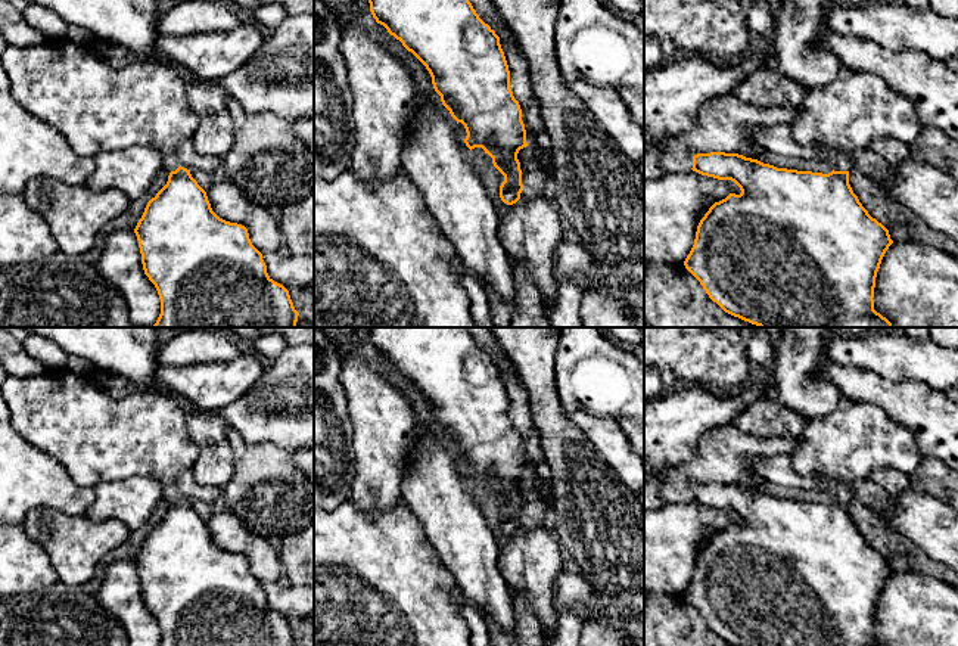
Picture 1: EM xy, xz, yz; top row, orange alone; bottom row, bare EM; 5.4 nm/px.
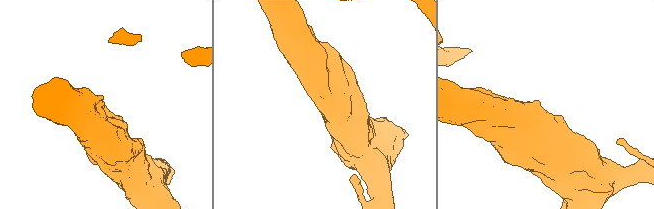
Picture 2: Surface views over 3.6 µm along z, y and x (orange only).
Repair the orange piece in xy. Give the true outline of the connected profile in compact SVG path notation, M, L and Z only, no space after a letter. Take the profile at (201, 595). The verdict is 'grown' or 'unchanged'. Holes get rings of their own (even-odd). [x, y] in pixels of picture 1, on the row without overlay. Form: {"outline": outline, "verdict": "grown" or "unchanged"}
{"outline": "M68 369L22 379L9 375L3 381L1 392L13 431L62 463L78 485L96 487L128 476L149 476L162 484L164 499L169 503L168 512L147 532L134 559L144 605L161 630L159 646L299 646L289 621L268 606L262 584L252 575L248 559L220 549L190 500L180 496L175 479L195 466L199 450L186 428L187 413L172 397L153 389L133 389L124 398L115 400L91 378Z", "verdict": "grown"}

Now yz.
{"outline": "M842 397L833 413L824 419L806 420L799 444L791 451L793 469L799 475L817 475L819 478L819 490L825 491L833 499L831 503L822 504L777 499L738 484L710 482L693 487L693 501L718 510L731 510L740 518L741 524L730 524L725 529L715 532L700 550L694 575L684 591L685 599L700 612L709 628L731 646L881 646L874 640L873 628L875 608L881 590L893 571L890 569L889 560L868 544L858 527L853 524L849 515L849 501L853 500L850 487L856 481L868 479L871 472L877 468L892 468L905 473L912 473L918 468L921 457L921 451L911 431L896 425L881 409L873 404L856 403Z", "verdict": "grown"}

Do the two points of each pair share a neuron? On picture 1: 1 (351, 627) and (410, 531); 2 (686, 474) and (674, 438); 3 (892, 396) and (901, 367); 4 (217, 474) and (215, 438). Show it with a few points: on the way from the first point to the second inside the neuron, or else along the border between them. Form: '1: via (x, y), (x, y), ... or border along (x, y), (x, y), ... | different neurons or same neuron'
1: via (367, 603), (367, 587), (386, 555) | same neuron
2: border along (703, 435), (690, 460), (659, 477) | different neurons
3: border along (864, 369), (893, 381), (923, 381), (930, 387) | different neurons
4: via (215, 465), (215, 447) | same neuron

